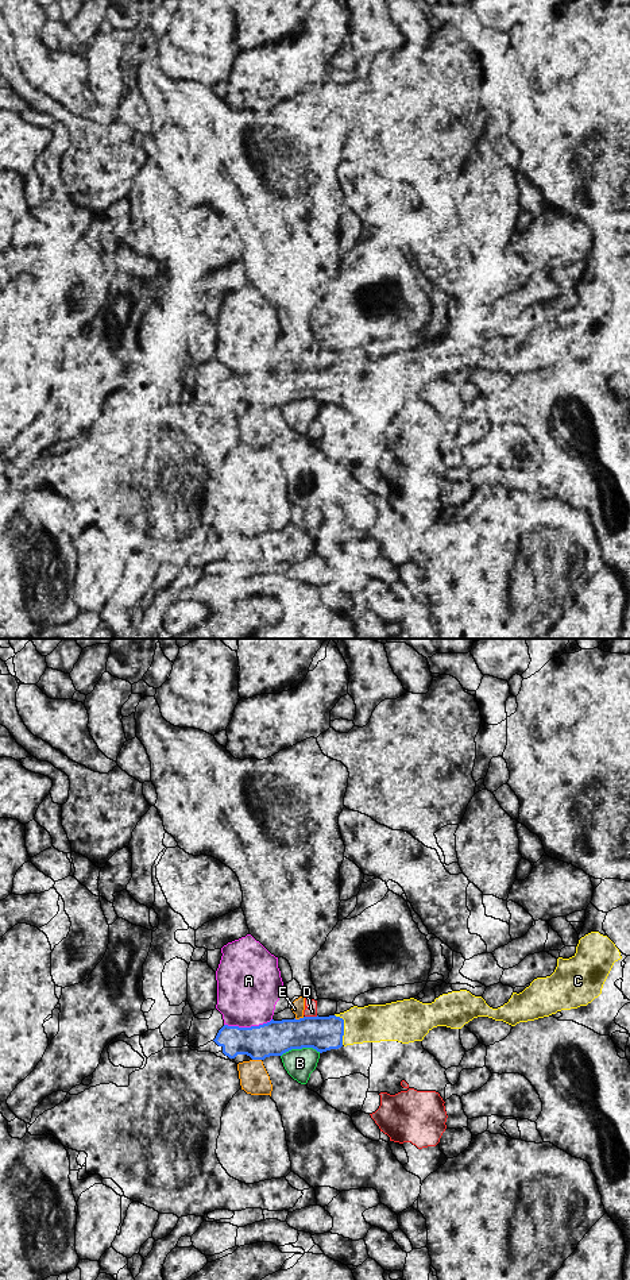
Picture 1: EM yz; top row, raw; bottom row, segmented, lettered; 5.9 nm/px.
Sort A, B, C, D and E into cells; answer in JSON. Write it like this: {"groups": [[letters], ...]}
{"groups": [["A"], ["B"], ["C"], ["D"], ["E"]]}

